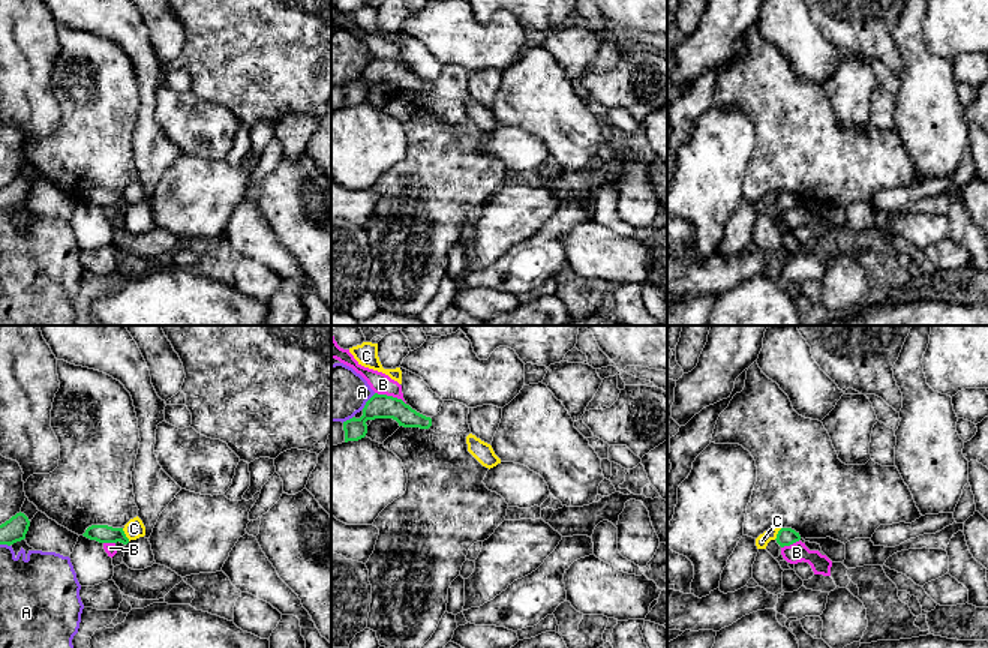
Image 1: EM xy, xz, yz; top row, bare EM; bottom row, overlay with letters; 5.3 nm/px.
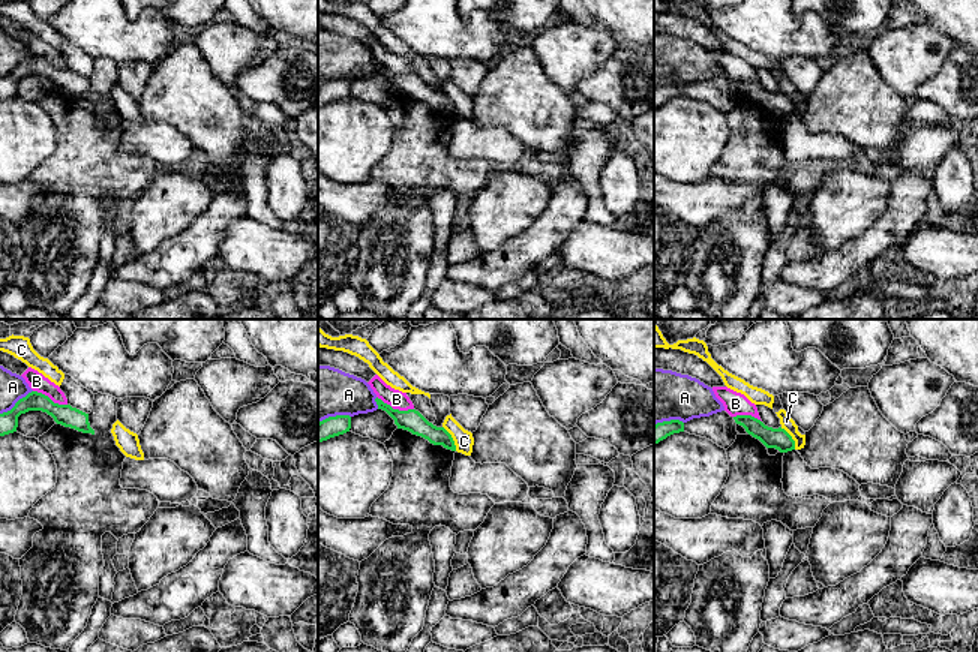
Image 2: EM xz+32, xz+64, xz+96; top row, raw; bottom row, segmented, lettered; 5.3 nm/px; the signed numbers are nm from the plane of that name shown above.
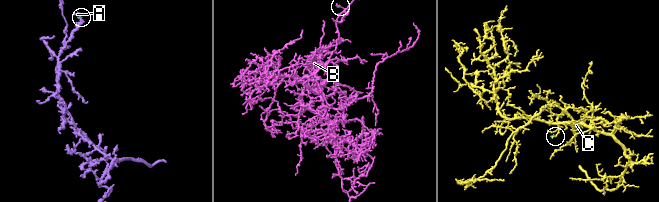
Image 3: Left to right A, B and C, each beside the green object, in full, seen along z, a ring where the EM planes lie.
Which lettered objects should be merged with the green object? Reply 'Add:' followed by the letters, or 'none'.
Add: none

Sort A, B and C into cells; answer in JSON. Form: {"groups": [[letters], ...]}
{"groups": [["A"], ["B"], ["C"]]}

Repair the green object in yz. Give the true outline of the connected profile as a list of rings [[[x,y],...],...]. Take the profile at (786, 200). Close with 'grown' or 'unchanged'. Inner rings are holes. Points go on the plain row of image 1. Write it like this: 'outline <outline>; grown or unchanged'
outline [[[781,192],[781,194],[778,195],[775,204],[777,204],[777,207],[778,207],[781,212],[784,212],[784,210],[790,210],[790,208],[799,206],[799,204],[801,204],[801,200],[799,200],[799,196],[796,196],[796,195],[792,194],[792,192]]]; unchanged

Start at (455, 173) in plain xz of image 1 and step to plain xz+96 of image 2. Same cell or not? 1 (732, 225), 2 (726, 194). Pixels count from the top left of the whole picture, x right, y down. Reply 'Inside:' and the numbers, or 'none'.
Inside: 1

